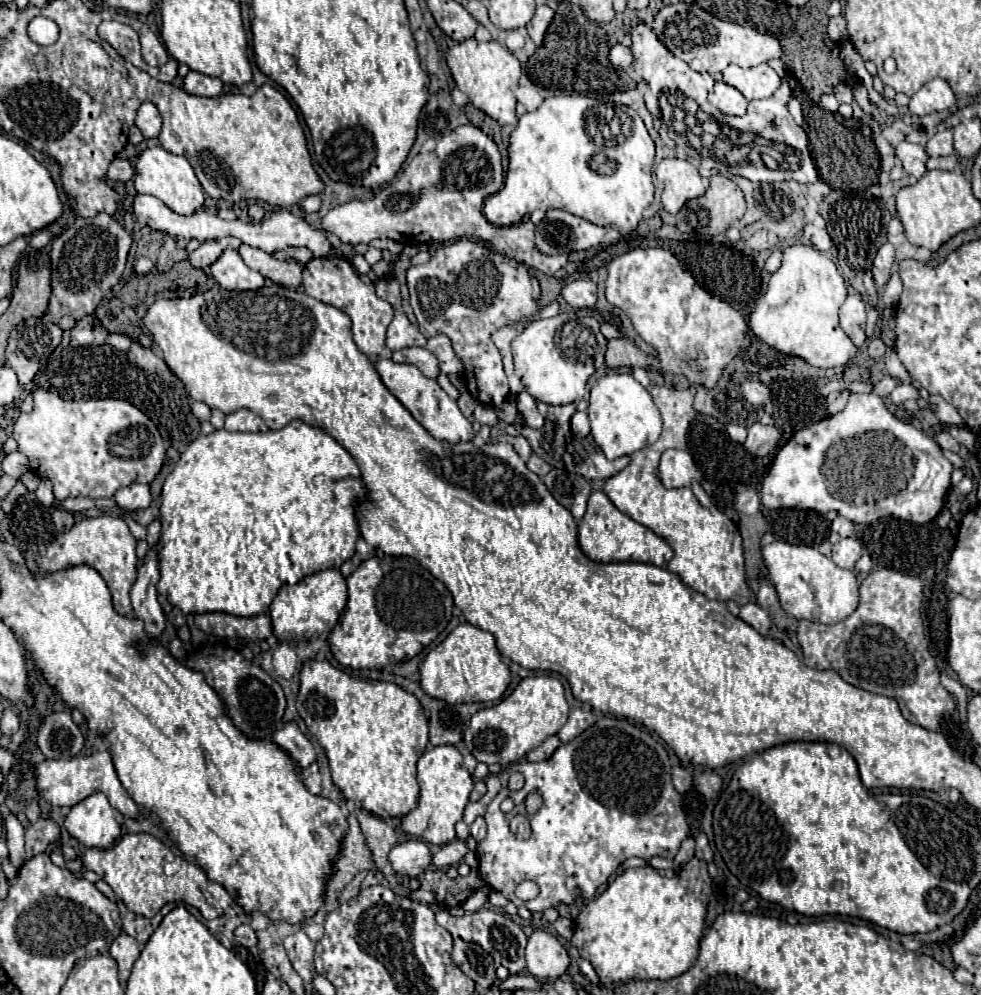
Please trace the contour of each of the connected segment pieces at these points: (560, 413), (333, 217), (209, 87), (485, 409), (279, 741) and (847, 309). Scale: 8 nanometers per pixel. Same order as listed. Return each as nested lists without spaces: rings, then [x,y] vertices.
[[[537,402],[537,408],[539,408],[539,412],[541,412],[545,418],[549,418],[551,422],[557,422],[557,424],[565,424],[565,422],[571,418],[571,414],[577,410],[575,406],[577,406],[577,404],[548,406],[547,404],[543,404],[543,402]]]
[[[463,124],[457,126],[449,136],[441,138],[435,146],[433,152],[417,154],[407,168],[403,168],[401,176],[381,188],[373,198],[369,200],[351,200],[347,204],[335,206],[321,218],[321,226],[327,232],[333,232],[339,236],[343,242],[349,244],[369,244],[371,240],[377,238],[391,238],[399,244],[405,246],[415,246],[415,244],[427,244],[427,242],[449,242],[449,240],[459,240],[459,238],[473,238],[491,244],[499,254],[511,256],[519,262],[525,262],[531,268],[537,268],[545,274],[555,274],[563,266],[567,266],[567,254],[557,254],[557,256],[545,256],[535,248],[533,236],[535,236],[535,224],[525,220],[515,226],[493,226],[487,222],[483,214],[483,202],[489,194],[495,194],[503,186],[503,166],[501,166],[501,154],[497,150],[497,144],[483,134],[479,128],[473,124]]]
[[[189,72],[183,80],[183,90],[195,96],[219,96],[223,92],[223,82],[199,72]]]
[[[477,404],[477,408],[475,408],[475,420],[479,424],[489,424],[489,426],[493,426],[493,424],[499,422],[495,410],[491,406],[485,406],[485,404]]]
[[[287,722],[281,730],[273,734],[271,740],[285,752],[289,752],[299,762],[299,768],[307,768],[309,764],[315,762],[313,744],[305,738],[305,734],[299,730],[295,722]]]
[[[849,294],[845,304],[839,310],[841,328],[855,342],[857,348],[861,348],[867,340],[865,338],[865,314],[867,314],[867,304],[863,302],[861,294]]]

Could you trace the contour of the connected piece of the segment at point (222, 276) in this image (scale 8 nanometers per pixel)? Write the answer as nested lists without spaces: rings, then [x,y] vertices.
[[[227,248],[223,256],[211,264],[211,276],[217,280],[217,284],[223,290],[257,290],[263,286],[263,276],[255,270],[251,270],[239,256],[237,250]]]

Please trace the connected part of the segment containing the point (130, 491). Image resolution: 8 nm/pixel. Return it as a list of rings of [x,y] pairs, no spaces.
[[[133,482],[125,488],[121,488],[113,498],[115,498],[119,508],[133,512],[133,510],[139,510],[139,508],[147,508],[151,504],[151,490],[149,490],[149,484]]]

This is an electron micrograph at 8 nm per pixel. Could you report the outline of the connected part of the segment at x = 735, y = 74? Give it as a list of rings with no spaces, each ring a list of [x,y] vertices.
[[[729,64],[723,70],[723,82],[737,88],[747,100],[769,98],[781,84],[781,78],[769,64],[759,64],[753,68],[741,68]]]

